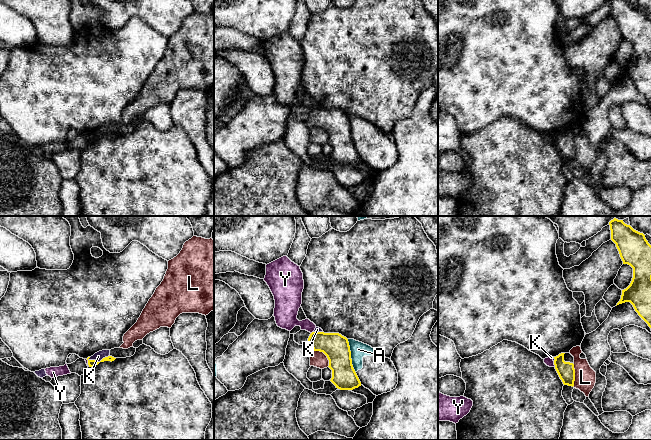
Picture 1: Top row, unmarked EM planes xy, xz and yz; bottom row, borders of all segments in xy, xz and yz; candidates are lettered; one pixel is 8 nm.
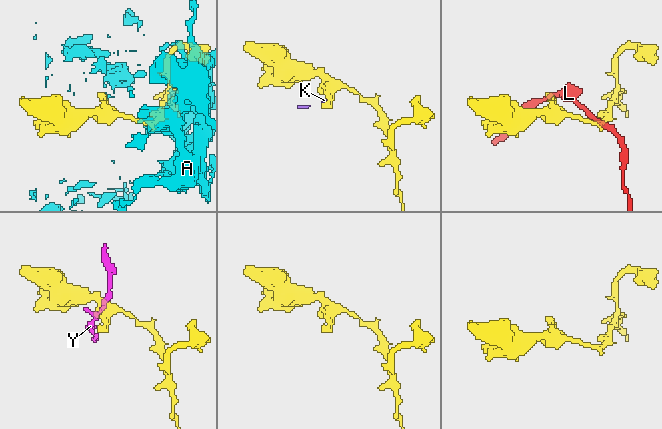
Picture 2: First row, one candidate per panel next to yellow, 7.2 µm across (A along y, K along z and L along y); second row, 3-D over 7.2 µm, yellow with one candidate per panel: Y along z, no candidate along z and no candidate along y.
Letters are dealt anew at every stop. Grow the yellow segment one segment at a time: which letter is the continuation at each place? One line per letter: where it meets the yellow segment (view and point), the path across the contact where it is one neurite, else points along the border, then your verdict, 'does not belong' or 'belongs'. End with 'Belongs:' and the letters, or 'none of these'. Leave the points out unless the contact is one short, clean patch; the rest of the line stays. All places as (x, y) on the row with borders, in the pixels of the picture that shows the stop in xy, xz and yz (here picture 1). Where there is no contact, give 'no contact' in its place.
A: xz (350, 356) | does not belong
K: xy (97, 361) | along xy (109, 355), (99, 361), (87, 359) | does not belong
L: xz (325, 354) | does not belong
Y: yz (554, 364) | along yz (553, 361), (555, 366) | does not belong
Belongs: none of these

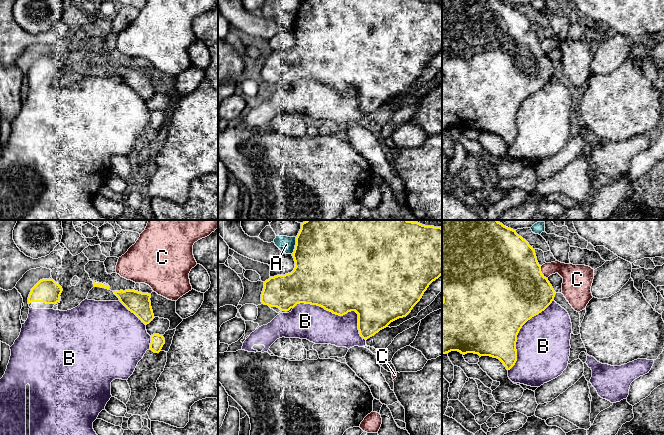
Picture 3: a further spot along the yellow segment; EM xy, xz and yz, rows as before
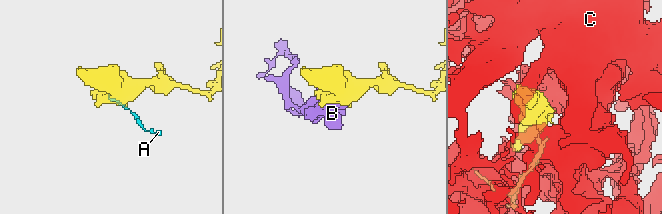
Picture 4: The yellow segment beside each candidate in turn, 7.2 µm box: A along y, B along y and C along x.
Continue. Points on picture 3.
A: xz (295, 246) | does not belong
B: xz (338, 314) | belongs
C: yz (541, 272) | does not belong
Belongs: B

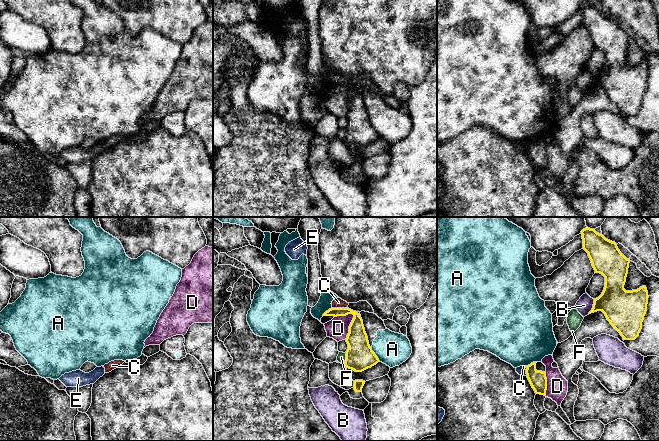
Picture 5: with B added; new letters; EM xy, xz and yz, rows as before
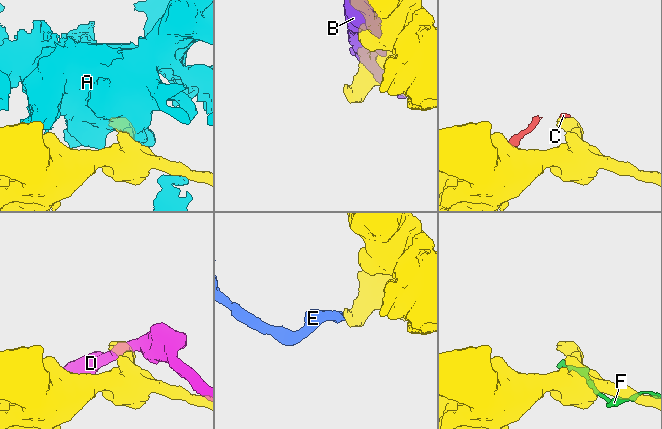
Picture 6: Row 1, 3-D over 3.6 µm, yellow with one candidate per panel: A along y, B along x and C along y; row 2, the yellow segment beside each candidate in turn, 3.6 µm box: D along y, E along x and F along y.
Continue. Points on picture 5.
A: xz (374, 354) | does not belong
B: yz (593, 307) | does not belong
C: xz (340, 308) | along xz (332, 307), (347, 308) | does not belong
D: xz (349, 326) | does not belong
E: yz (526, 373) | does not belong
F: xz (346, 359) | does not belong
Belongs: none of these

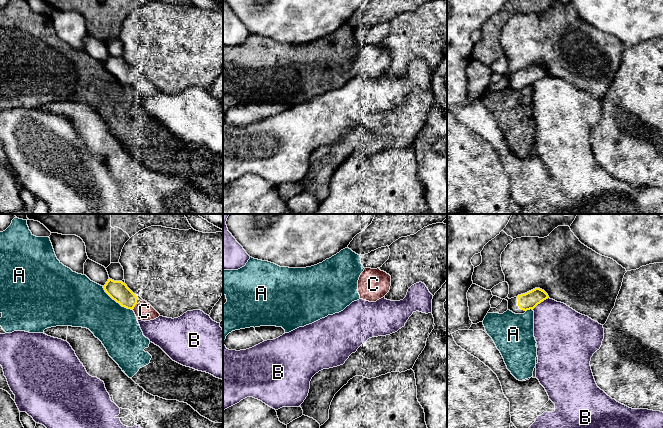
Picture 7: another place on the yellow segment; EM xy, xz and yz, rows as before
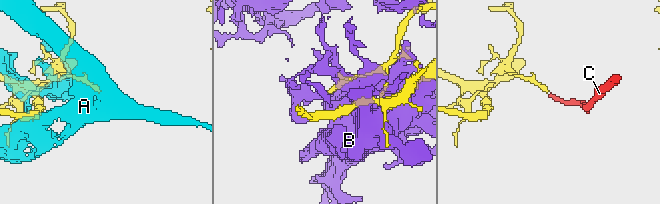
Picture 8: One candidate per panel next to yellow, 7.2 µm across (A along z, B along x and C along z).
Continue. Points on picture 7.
A: xy (116, 301) | does not belong
B: yz (540, 302) | does not belong
C: xy (134, 306) | belongs
Belongs: C

